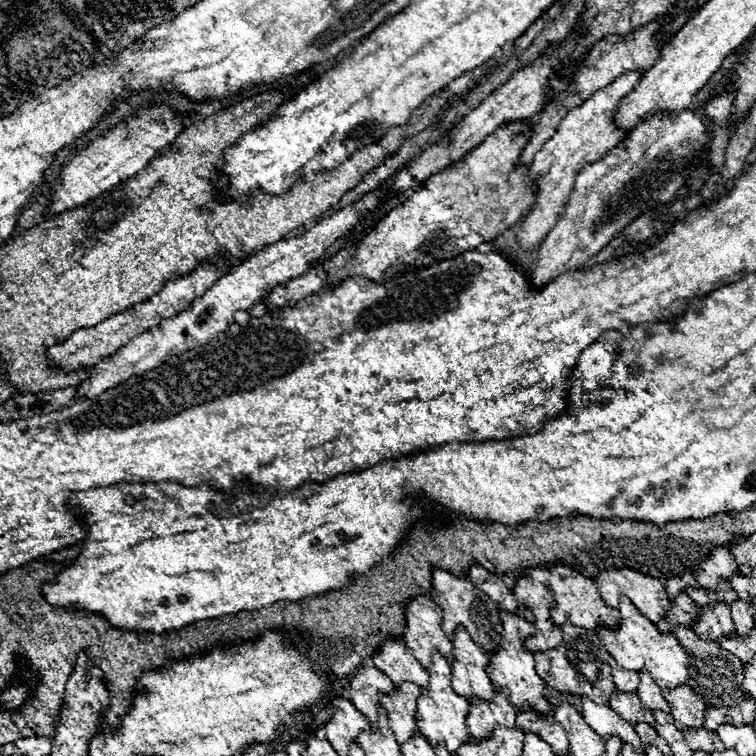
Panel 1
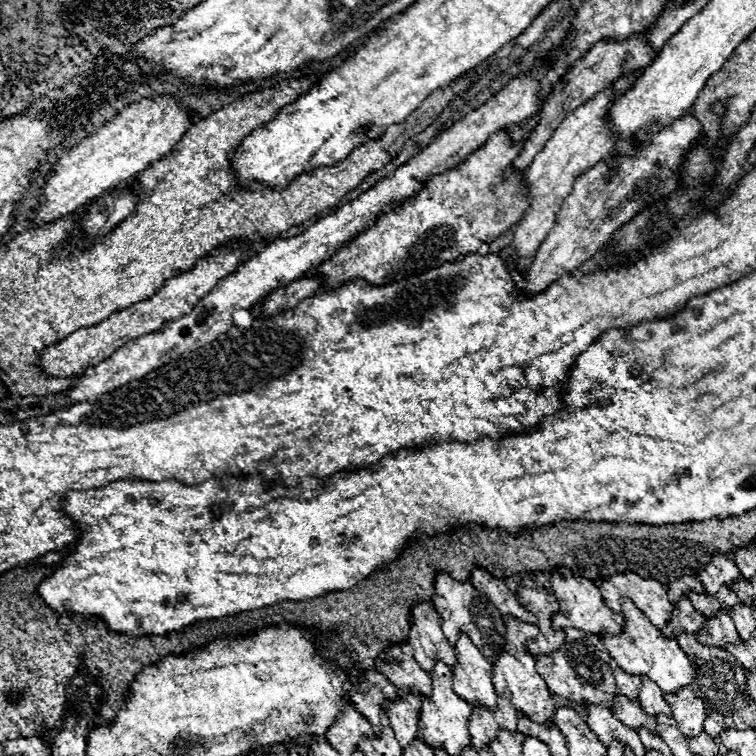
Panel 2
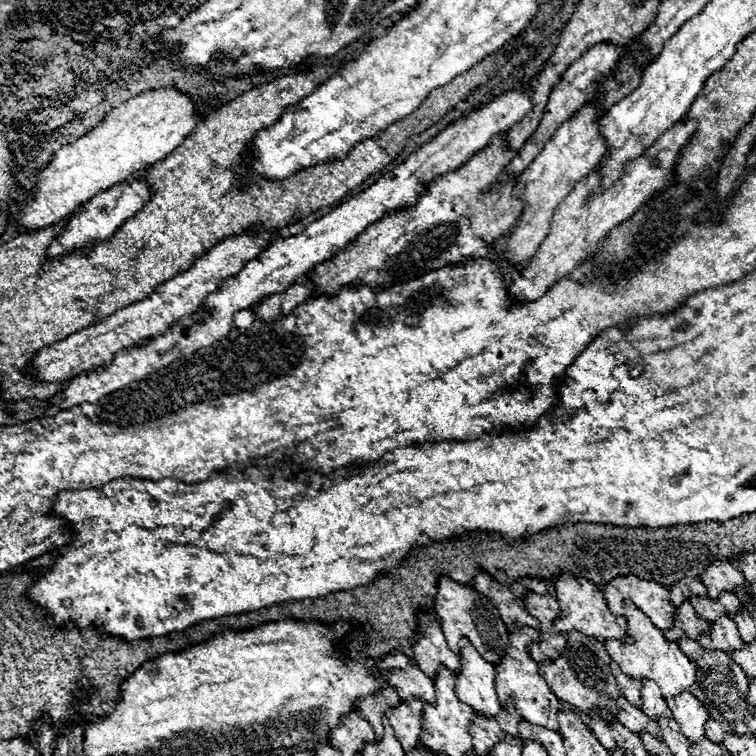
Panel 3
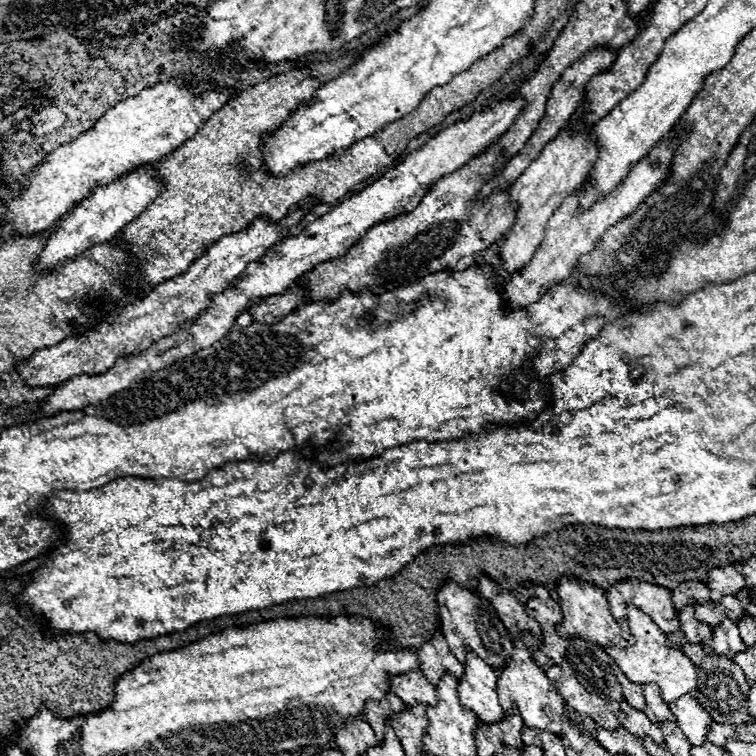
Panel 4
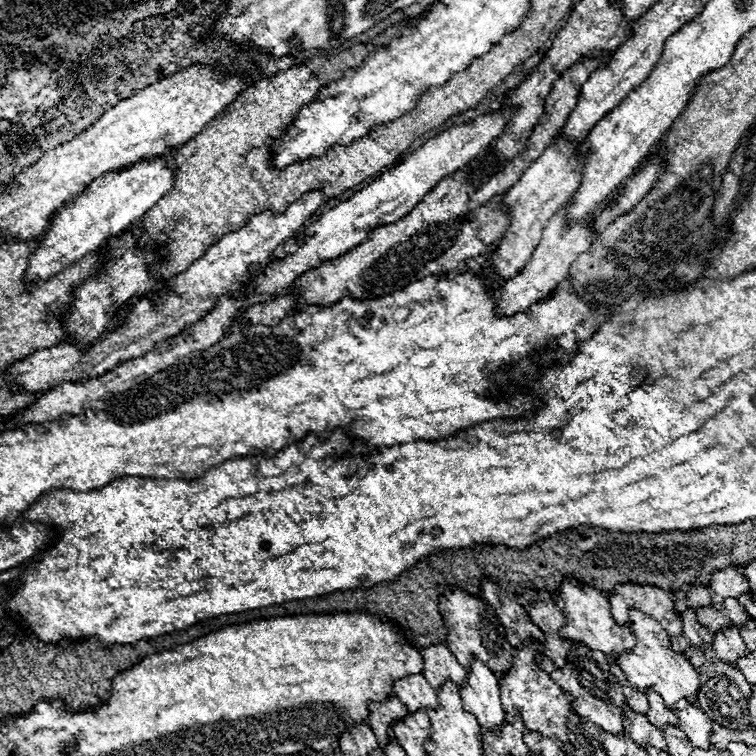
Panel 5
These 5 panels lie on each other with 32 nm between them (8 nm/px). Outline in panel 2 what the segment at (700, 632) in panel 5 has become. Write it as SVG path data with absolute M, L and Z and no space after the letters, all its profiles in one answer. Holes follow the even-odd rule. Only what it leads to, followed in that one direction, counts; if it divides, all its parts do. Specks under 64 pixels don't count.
M682 598L672 612L672 620L670 620L668 628L664 628L662 632L670 638L676 638L680 630L686 630L690 634L698 634L700 628L704 628L704 618L694 610L694 606L690 604L688 598Z

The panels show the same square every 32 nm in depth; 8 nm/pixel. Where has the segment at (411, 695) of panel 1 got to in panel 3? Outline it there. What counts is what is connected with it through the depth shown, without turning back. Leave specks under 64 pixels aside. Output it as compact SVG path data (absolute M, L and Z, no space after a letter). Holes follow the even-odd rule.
M412 700L412 702L402 702L400 708L394 708L394 712L390 712L388 720L404 748L404 752L412 752L416 750L416 746L420 744L420 734L422 734L422 708L424 704L420 700Z

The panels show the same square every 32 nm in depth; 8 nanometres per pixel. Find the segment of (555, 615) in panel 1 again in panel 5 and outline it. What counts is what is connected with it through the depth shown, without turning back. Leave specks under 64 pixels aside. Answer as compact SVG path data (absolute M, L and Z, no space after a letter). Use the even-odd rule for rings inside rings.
M564 580L560 586L560 598L564 600L564 616L566 616L566 626L560 630L560 636L564 640L582 642L590 650L600 650L610 662L616 662L616 654L632 650L636 646L636 638L632 636L632 632L614 622L608 598L596 592L594 588L578 580Z

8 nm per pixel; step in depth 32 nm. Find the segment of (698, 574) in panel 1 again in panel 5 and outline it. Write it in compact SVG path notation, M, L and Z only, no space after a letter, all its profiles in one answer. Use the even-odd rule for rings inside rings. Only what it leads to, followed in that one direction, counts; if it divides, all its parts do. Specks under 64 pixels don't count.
M724 568L714 572L710 590L712 590L714 608L724 608L726 598L738 598L742 594L750 594L748 580L736 568Z

